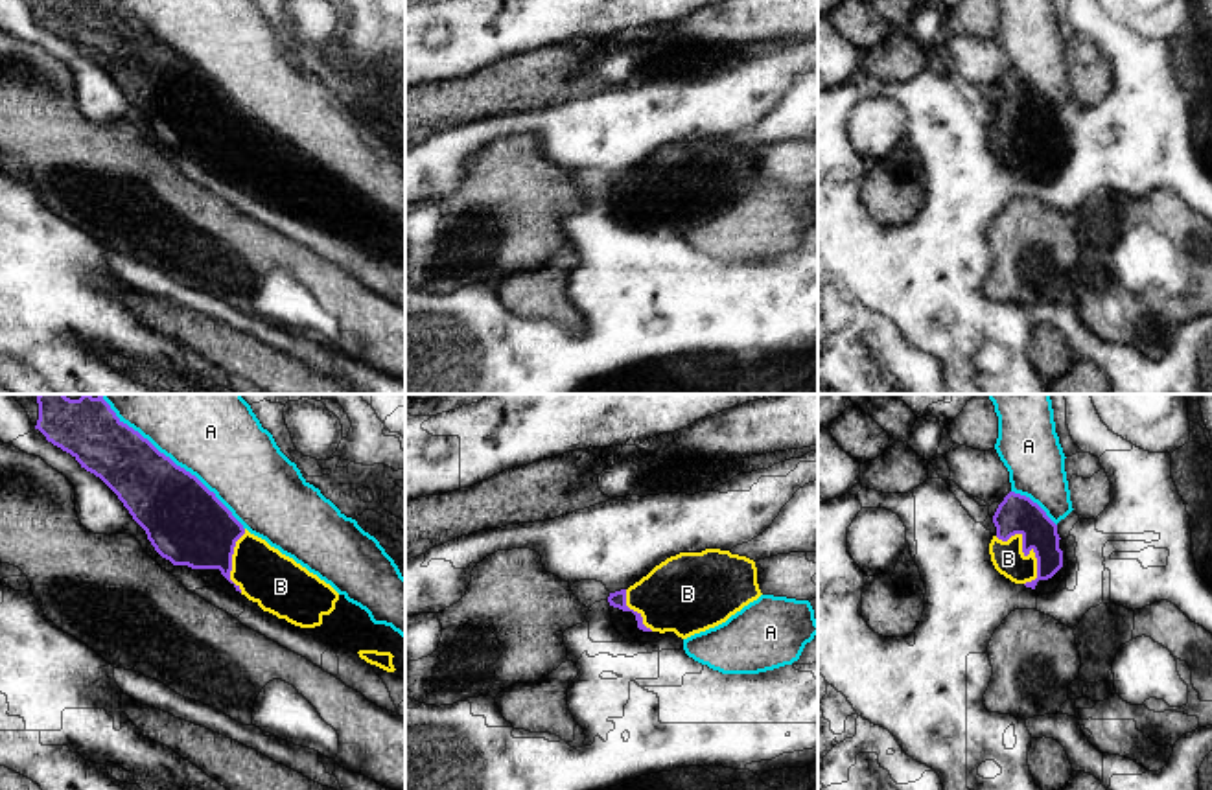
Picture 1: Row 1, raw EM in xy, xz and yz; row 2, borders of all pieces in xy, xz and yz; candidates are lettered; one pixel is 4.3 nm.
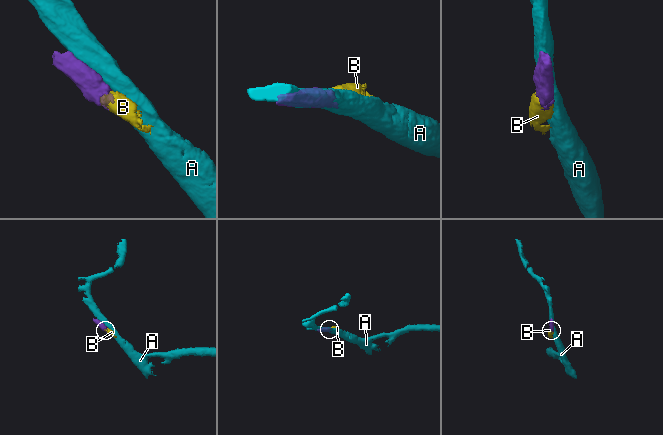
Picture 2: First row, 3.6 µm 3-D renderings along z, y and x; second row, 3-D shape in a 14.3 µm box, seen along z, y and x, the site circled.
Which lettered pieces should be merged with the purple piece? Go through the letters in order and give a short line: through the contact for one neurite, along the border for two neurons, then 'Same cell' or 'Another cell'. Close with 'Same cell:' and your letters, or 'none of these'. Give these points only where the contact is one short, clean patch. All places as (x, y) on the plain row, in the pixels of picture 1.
A: Another cell
B: Line: yz (1017, 102), (1023, 115), (1023, 139), (1008, 146). Same cell
Same cell: B

